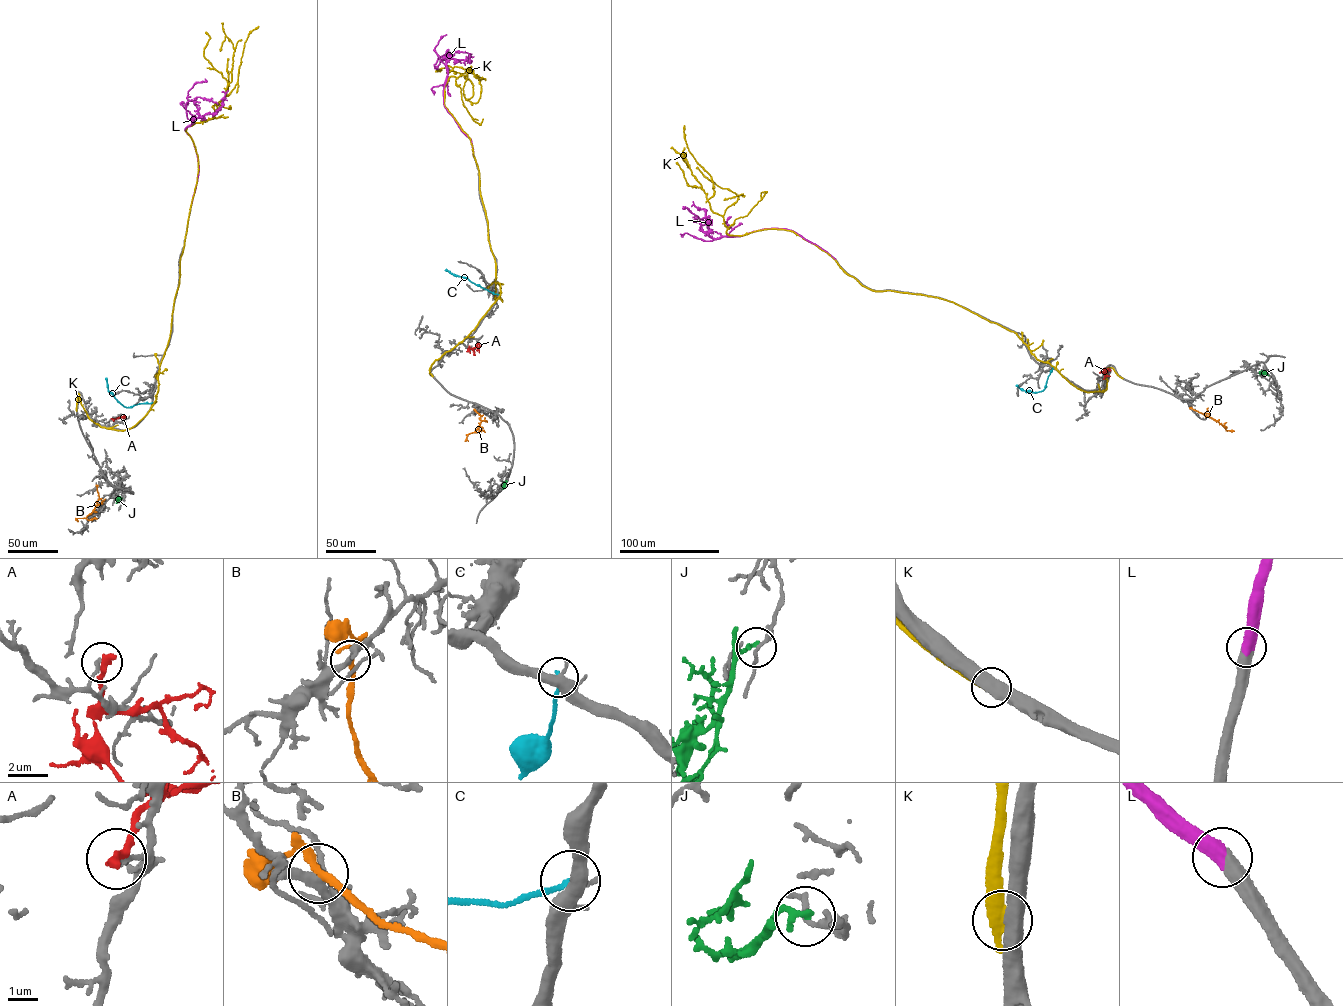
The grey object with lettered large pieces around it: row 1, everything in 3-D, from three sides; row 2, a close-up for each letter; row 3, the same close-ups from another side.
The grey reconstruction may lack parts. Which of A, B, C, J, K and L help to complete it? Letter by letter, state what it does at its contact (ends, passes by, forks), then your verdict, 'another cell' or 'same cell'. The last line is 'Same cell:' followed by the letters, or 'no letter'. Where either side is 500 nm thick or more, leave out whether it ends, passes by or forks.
A: it ends | another cell
B: it forks | another cell
C: it ends | another cell
J: it ends | another cell
K: another cell
L: same cell
Same cell: L

